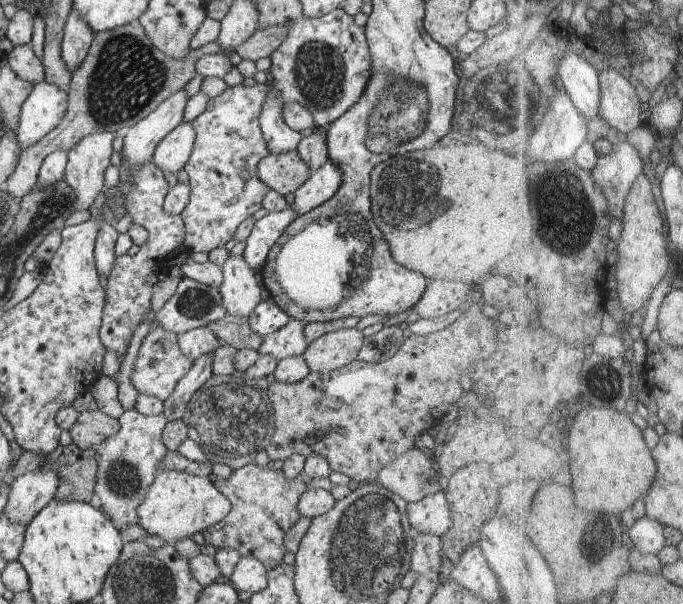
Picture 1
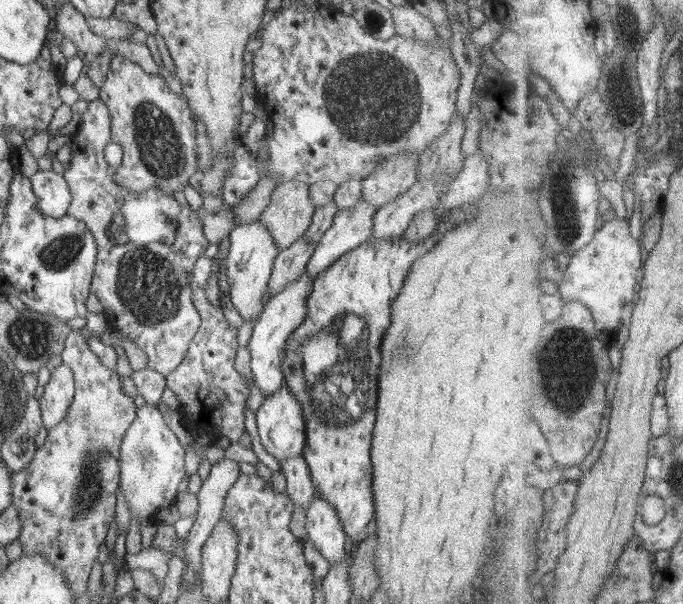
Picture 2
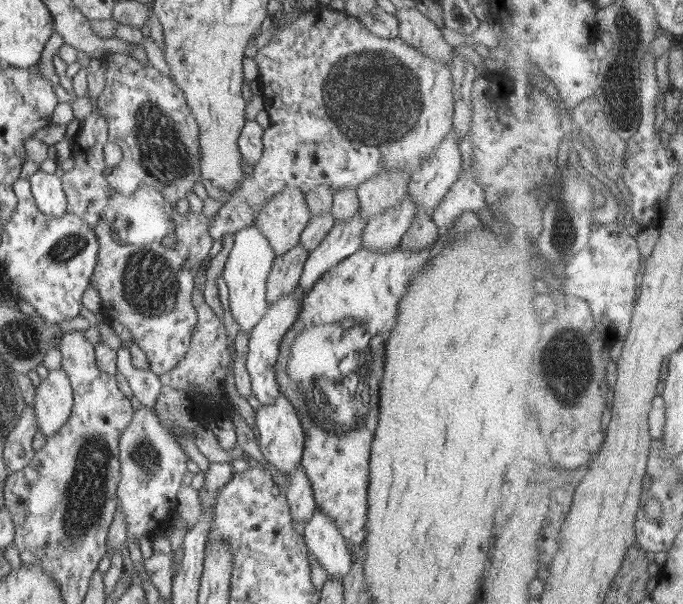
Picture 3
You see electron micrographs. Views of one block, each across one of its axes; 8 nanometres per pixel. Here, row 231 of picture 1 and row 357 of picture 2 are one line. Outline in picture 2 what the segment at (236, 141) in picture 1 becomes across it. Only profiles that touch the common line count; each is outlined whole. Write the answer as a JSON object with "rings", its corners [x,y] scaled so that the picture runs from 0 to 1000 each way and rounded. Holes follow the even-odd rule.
{"rings":[[[296,422],[284,439],[280,459],[281,498],[294,523],[294,536],[278,565],[269,596],[243,621],[243,639],[252,644],[264,666],[272,707],[288,724],[294,717],[331,724],[346,732],[359,715],[360,662],[366,642],[357,623],[343,608],[348,573],[348,541],[340,541],[328,525],[322,505],[315,507],[302,490],[312,427]]]}

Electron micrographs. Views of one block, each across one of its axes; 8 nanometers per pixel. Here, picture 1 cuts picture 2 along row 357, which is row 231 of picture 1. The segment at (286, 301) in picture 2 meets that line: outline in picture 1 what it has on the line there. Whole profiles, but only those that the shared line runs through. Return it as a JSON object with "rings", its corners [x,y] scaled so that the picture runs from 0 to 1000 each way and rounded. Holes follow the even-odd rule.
{"rings":[[[422,341],[410,351],[392,353],[372,369],[354,421],[369,447],[384,445],[407,394],[436,358],[438,354]]]}

